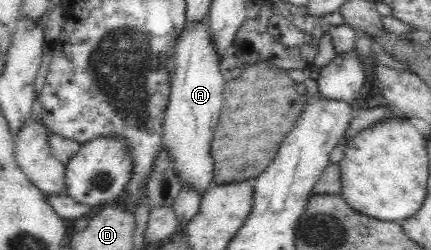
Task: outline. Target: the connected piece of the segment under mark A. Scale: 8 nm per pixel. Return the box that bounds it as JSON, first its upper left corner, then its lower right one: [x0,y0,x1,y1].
[163,17,224,195]

